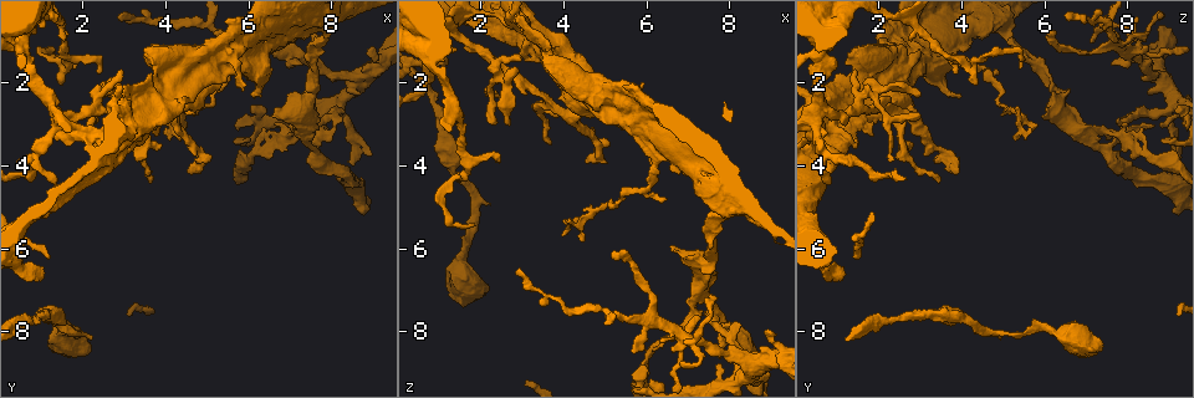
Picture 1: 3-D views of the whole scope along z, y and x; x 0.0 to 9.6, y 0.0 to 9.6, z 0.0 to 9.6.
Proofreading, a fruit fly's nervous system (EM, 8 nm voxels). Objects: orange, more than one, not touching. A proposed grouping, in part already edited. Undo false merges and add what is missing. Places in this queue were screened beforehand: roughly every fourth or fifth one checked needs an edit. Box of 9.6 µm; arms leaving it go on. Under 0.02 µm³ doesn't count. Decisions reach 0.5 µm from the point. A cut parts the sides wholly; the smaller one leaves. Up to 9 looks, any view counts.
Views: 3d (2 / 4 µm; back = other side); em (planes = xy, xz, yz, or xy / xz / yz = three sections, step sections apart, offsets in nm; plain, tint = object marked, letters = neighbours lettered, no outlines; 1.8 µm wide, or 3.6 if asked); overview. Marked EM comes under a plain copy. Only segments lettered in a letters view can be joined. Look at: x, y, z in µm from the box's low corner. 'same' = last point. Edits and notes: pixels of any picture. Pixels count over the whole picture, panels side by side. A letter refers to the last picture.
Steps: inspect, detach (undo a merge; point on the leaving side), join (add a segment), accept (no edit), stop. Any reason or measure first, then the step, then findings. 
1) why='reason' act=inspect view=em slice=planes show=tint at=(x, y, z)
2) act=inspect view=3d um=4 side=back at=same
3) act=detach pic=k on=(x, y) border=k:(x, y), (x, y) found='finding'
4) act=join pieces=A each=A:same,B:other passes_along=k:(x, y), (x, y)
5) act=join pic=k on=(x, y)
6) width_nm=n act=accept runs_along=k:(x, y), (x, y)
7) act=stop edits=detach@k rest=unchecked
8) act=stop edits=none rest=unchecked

act=inspect view=3d um=2 at=(4.45, 2.95, 5.90)

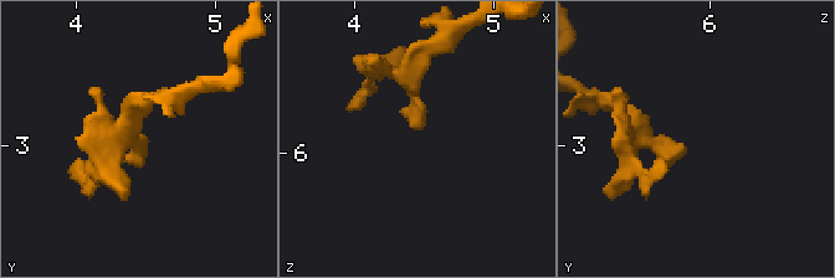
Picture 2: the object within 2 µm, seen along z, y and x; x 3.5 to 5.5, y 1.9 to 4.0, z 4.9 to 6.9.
why='shape alone is not enough' act=inspect view=em slice=planes show=letters at=(4.42, 2.98, 5.84)

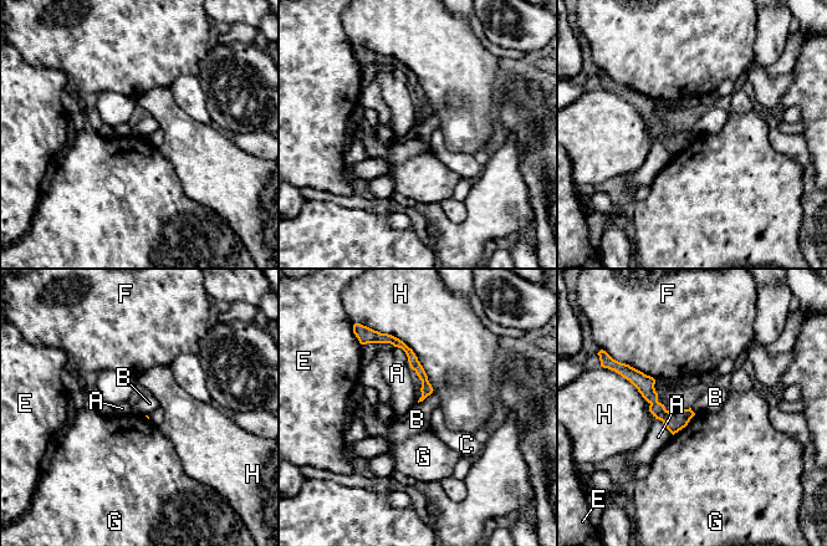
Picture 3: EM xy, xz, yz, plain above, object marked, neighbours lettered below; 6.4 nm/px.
longest_contact=H:550nm act=accept each=A:other,B:other,C:other,E:other,F:other,G:other,H:other found='none of them fits'

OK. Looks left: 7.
why='abrupt turn' act=inspect view=em slice=planes show=tint at=(1.65, 1.65, 4.15)

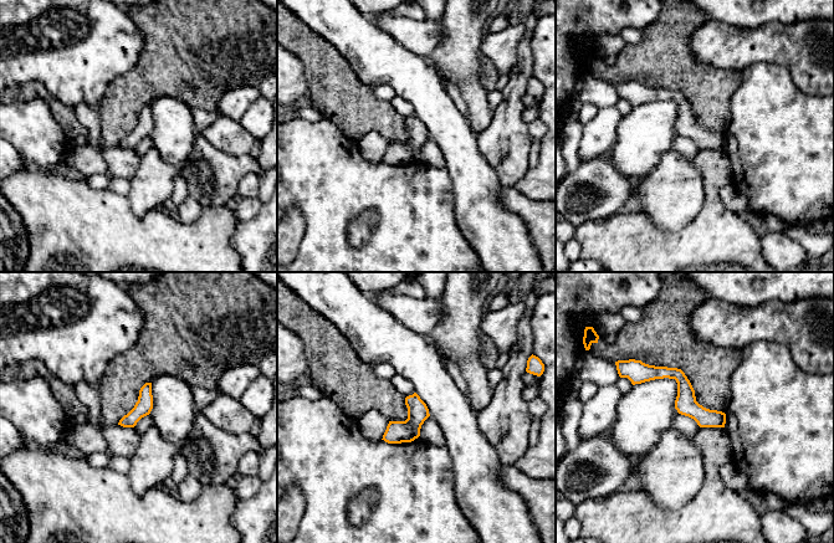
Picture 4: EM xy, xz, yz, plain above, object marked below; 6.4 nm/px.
why='what lies round it' act=inspect view=em slice=planes show=letters at=same

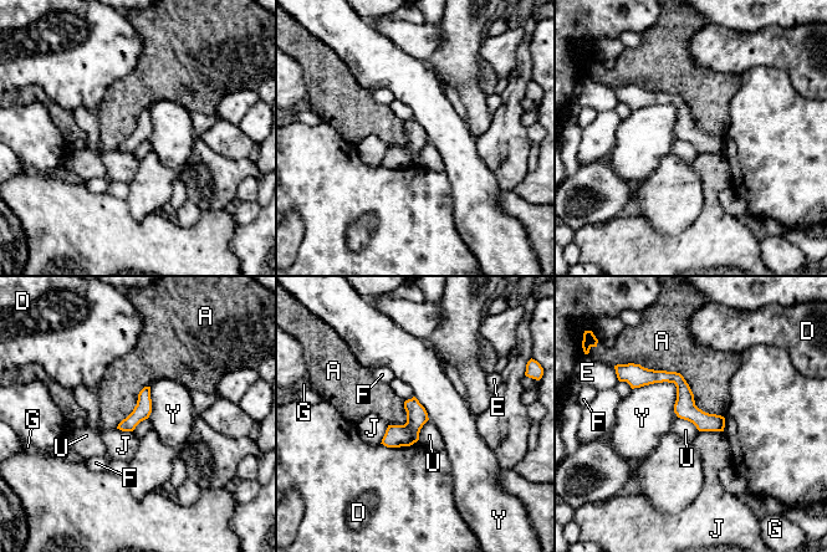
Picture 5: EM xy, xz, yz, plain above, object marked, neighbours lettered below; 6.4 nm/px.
act=accept each=A:other,D:other,E:other,F:other,G:other,J:other,U:other,Y:other runs_along=5:(631, 377), (672, 377), (684, 402), (720, 428) found='all the same neuron'

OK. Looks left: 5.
why='thin neck' act=inspect view=em slice=planes show=letters at=(0.85, 7.60, 2.60)

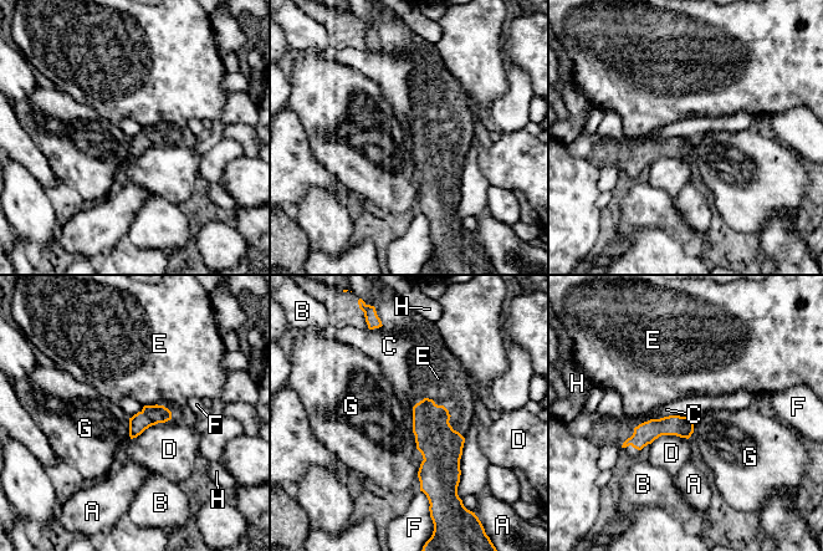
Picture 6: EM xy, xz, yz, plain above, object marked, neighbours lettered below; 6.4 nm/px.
act=accept each=A:other,B:other,C:other,D:other,E:other,F:other,G:other,H:other runs_along=6:(690, 421), (629, 442) found='all the same neuron'

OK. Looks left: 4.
act=inspect view=em um=3.6 slice=yz step=16 show=tint at=(1.60, 7.95, 6.30)

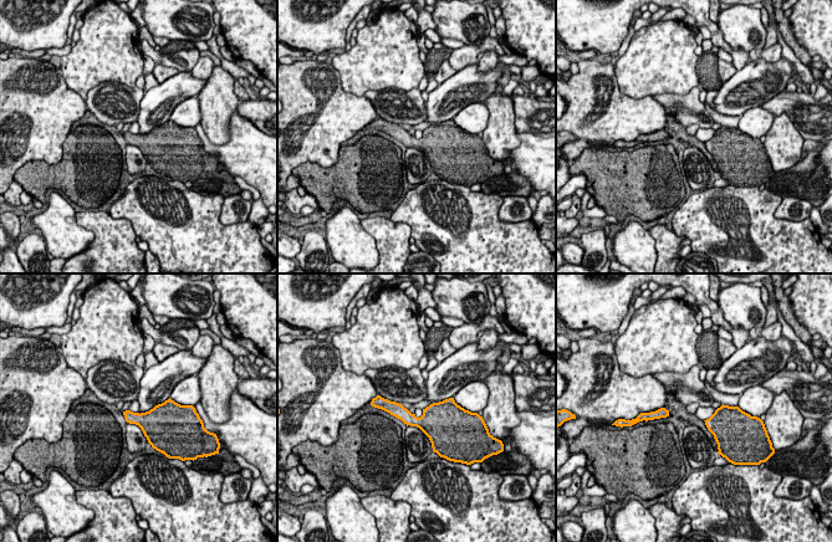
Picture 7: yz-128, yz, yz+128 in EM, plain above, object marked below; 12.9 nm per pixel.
act=inspect view=em um=3.6 slice=planes show=tint at=same

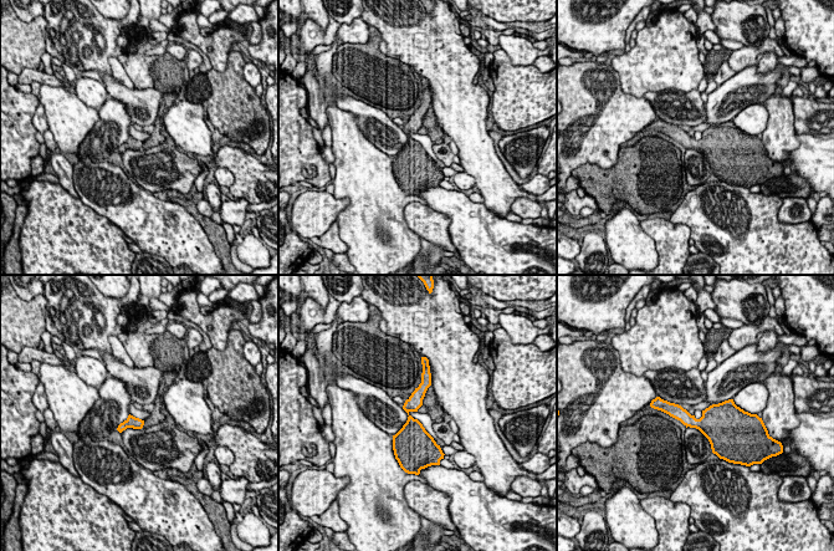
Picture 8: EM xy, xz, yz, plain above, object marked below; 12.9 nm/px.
act=inspect view=em um=3.6 slice=planes show=letters at=same

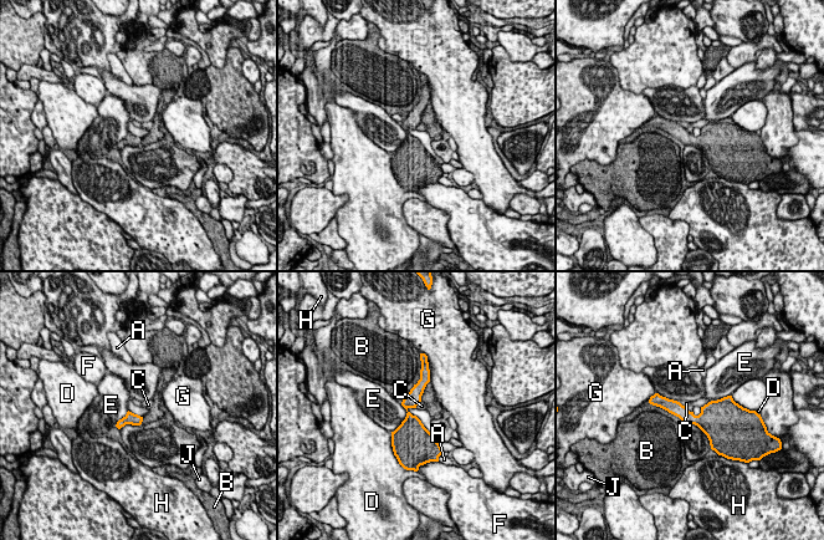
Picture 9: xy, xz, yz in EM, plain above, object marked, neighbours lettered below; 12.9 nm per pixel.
longest_contact=B:440nm act=accept each=A:other,B:other,C:other,D:other,E:other,F:other,G:other,H:other,J:other border=9:(679, 402), (691, 412) found='continuous, no second neuron'

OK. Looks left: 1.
act=stop edits=none rest=unchecked

